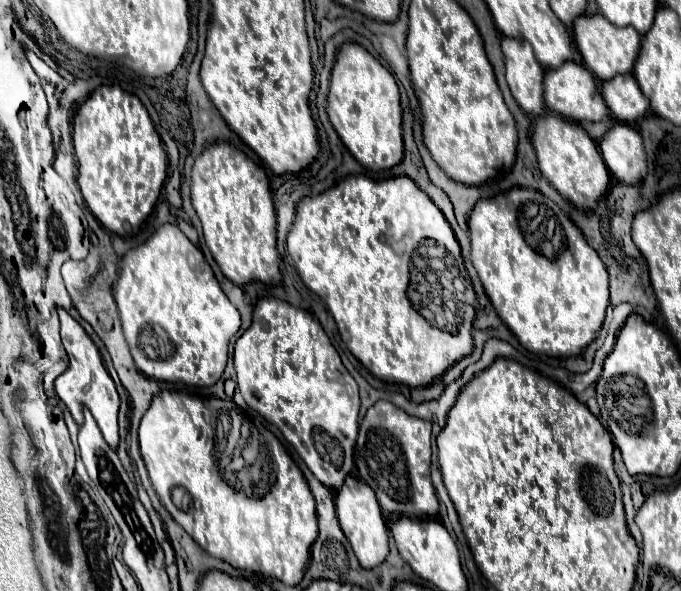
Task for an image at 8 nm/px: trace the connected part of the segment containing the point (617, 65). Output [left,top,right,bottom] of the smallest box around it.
[572,14,640,80]

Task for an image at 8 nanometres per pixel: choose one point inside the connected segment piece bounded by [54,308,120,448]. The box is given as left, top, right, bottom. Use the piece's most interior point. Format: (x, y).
(86, 381)

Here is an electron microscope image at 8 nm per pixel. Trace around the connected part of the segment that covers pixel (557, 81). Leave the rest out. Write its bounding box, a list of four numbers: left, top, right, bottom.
[544,60,608,122]

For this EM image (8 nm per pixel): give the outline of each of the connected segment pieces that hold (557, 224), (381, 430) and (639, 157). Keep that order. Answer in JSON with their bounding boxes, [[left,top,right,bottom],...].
[[468,188,608,358],[354,400,438,518],[600,124,646,184]]

